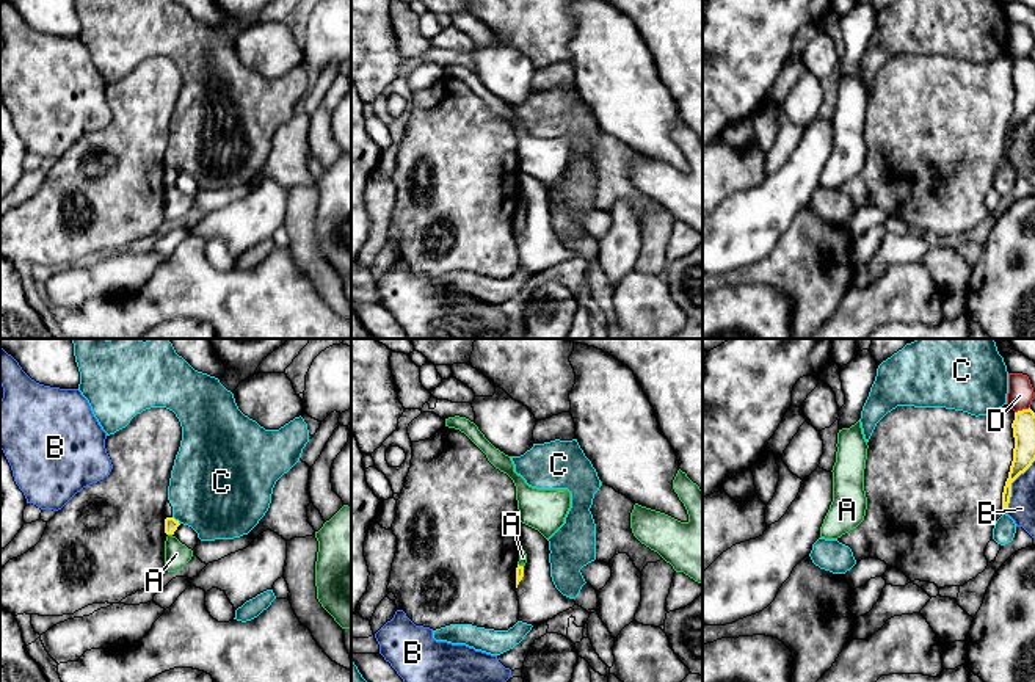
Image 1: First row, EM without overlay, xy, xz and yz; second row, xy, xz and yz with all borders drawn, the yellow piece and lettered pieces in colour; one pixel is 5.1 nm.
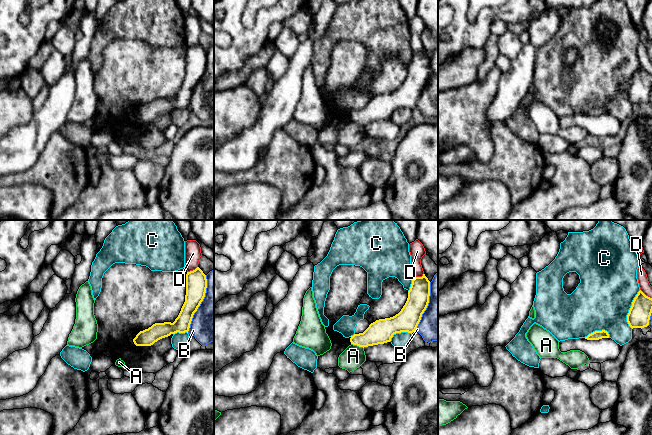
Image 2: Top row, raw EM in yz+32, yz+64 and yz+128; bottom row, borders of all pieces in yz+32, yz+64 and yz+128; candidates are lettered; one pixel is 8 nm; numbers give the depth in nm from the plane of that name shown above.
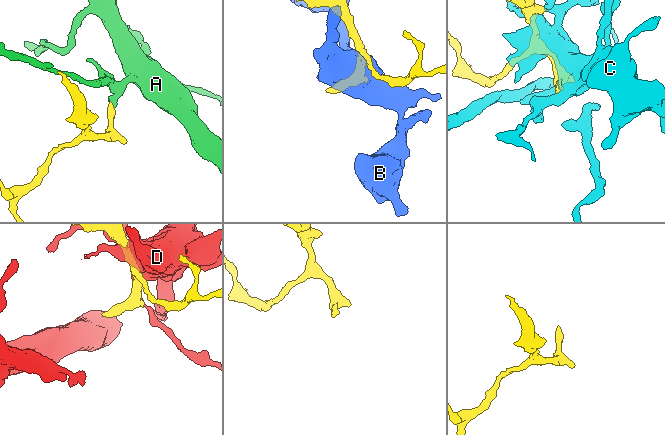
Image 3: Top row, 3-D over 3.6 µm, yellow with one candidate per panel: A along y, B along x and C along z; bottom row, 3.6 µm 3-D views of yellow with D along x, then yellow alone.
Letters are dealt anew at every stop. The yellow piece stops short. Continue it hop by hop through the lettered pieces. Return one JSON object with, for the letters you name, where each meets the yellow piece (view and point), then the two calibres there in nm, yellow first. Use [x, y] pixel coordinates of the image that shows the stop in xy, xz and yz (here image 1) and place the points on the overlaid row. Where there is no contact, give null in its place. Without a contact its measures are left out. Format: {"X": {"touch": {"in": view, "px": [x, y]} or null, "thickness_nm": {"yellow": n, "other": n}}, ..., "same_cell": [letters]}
{"same_cell": []}

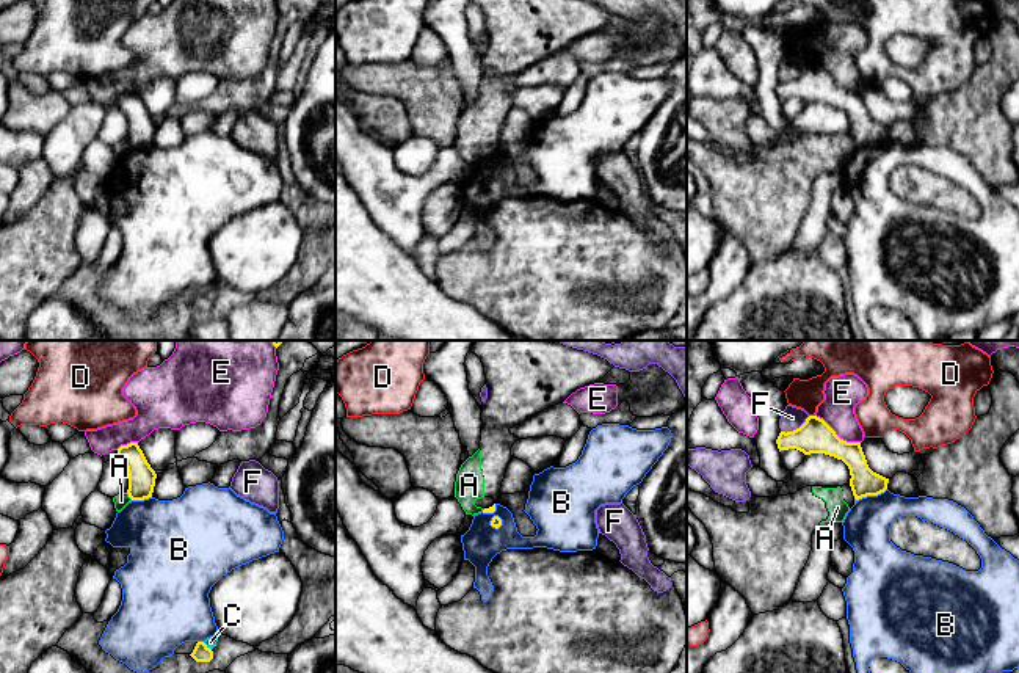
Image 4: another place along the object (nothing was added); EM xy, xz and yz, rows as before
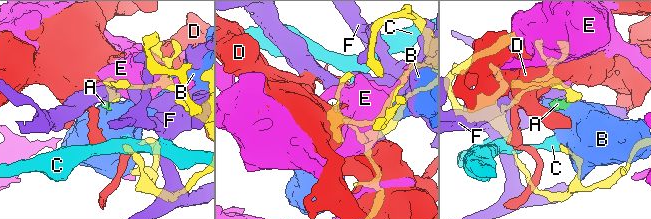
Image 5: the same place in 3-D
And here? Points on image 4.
{"same_cell": []}

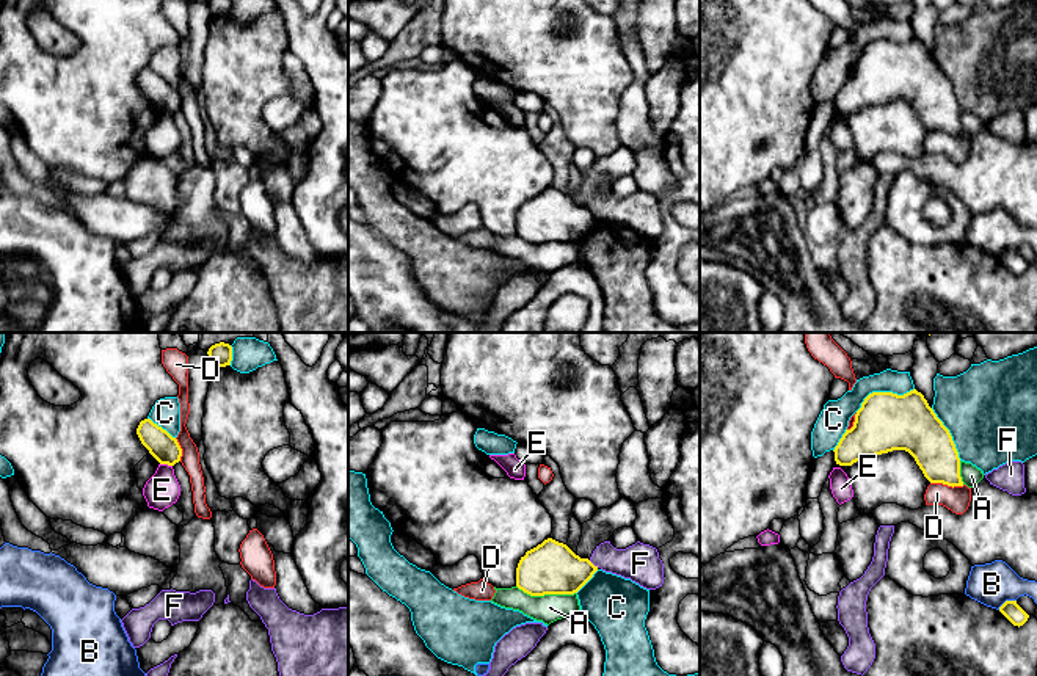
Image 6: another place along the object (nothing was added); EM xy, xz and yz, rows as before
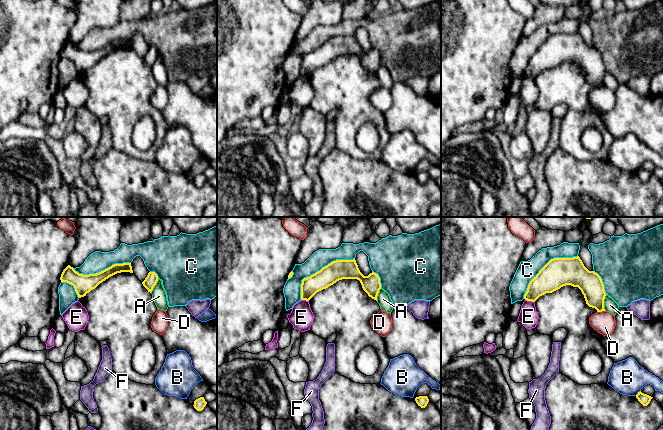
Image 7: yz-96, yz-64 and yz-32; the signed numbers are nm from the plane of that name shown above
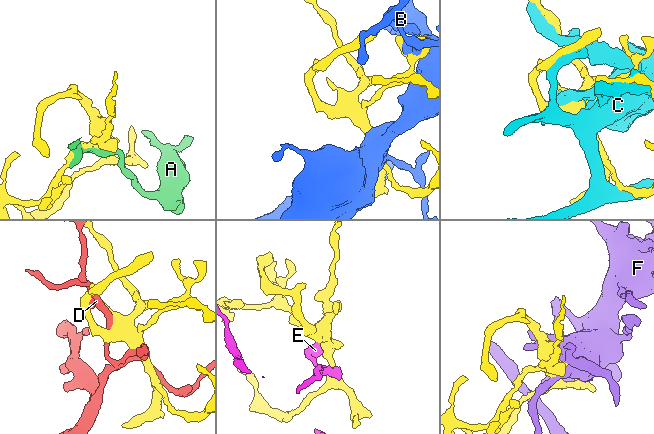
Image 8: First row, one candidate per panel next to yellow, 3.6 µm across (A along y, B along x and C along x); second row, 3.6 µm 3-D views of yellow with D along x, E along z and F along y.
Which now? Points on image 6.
{"same_cell": []}

